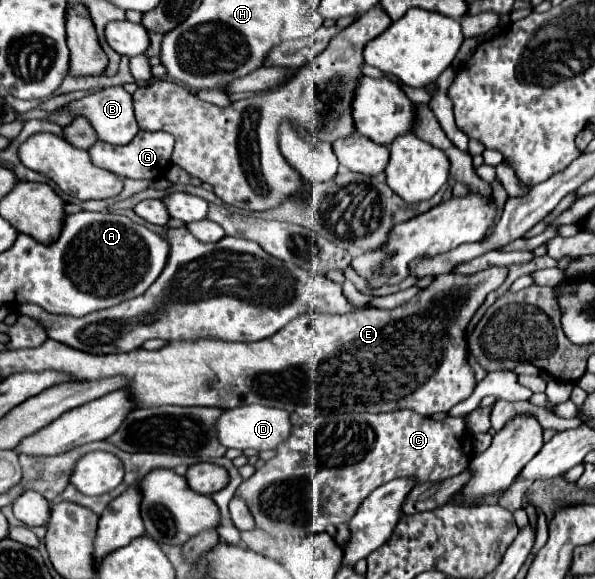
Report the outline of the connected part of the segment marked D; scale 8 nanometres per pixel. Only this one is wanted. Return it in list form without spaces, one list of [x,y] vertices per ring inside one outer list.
[[[241,406],[227,410],[219,420],[217,420],[217,432],[219,440],[227,448],[237,448],[237,450],[275,450],[279,444],[283,444],[291,436],[291,422],[289,422],[289,412],[281,408],[269,408],[269,406]]]

